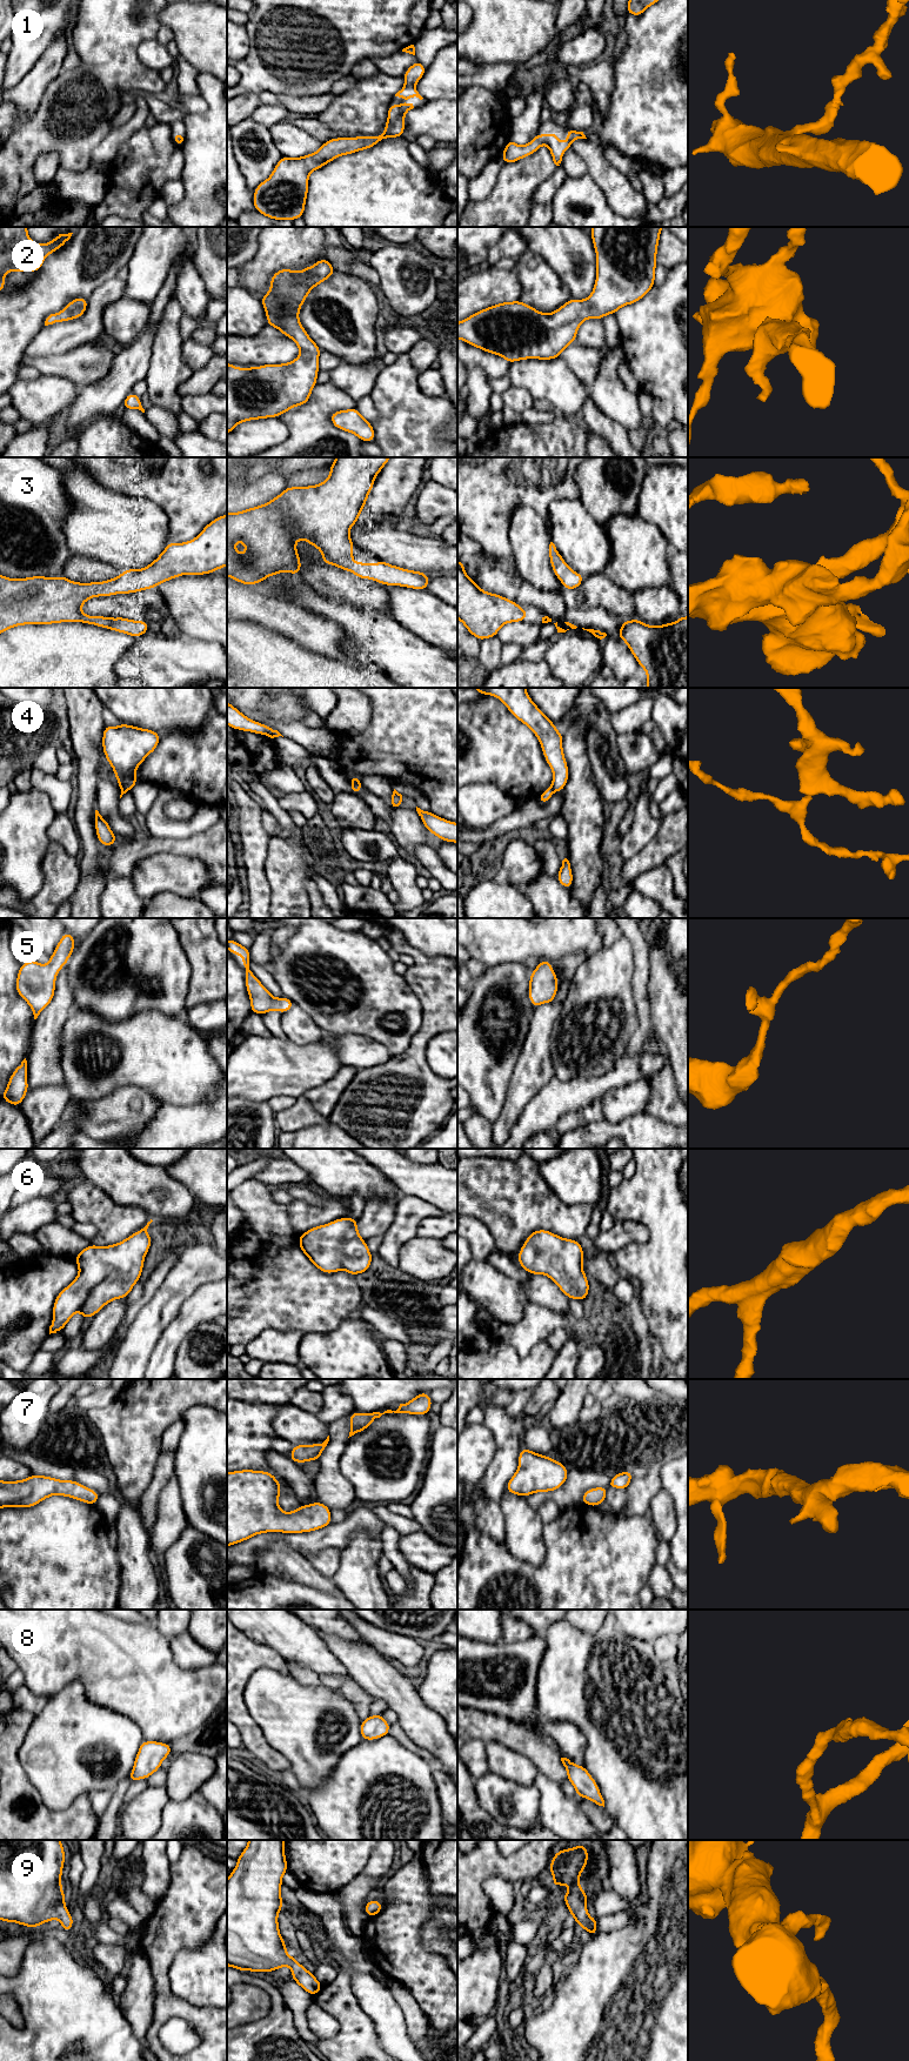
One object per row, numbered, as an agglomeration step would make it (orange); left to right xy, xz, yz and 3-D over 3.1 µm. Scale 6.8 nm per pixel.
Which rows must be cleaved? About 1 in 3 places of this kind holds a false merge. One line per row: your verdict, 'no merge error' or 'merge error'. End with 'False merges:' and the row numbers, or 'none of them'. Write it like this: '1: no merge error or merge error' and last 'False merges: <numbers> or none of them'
1: no merge error
2: no merge error
3: no merge error
4: merge error
5: no merge error
6: no merge error
7: no merge error
8: no merge error
9: no merge error
False merges: 4

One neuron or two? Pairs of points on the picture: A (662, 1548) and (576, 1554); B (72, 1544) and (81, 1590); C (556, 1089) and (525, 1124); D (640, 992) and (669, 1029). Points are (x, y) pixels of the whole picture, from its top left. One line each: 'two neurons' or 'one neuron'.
A: two neurons
B: one neuron
C: one neuron
D: two neurons

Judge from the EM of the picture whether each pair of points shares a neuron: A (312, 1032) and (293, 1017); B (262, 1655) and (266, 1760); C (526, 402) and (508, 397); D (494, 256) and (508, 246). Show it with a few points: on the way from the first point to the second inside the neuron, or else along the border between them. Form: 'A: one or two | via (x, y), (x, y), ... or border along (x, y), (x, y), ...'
A: one | via (307, 1031), (298, 1022)
B: one | via (239, 1680), (239, 1717), (249, 1733)
C: one | via (521, 400), (513, 397)
D: one | via (498, 253), (505, 248)

